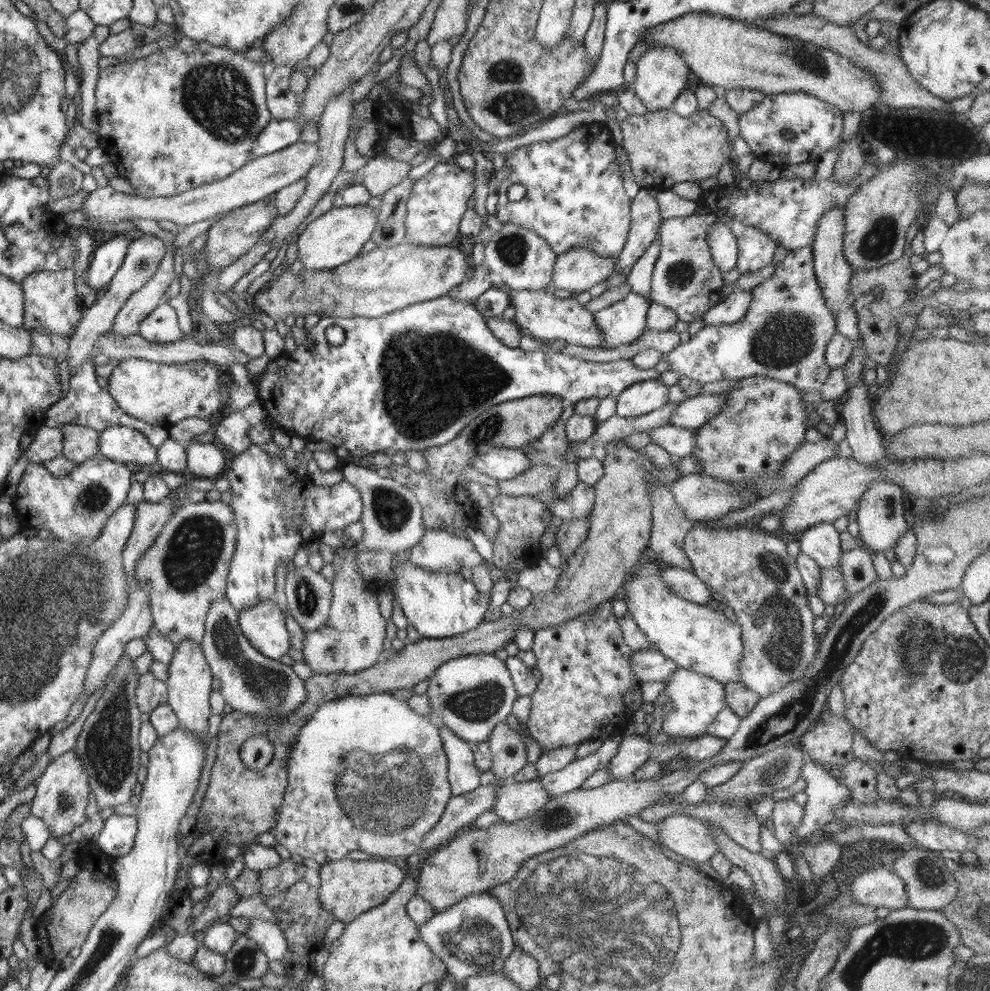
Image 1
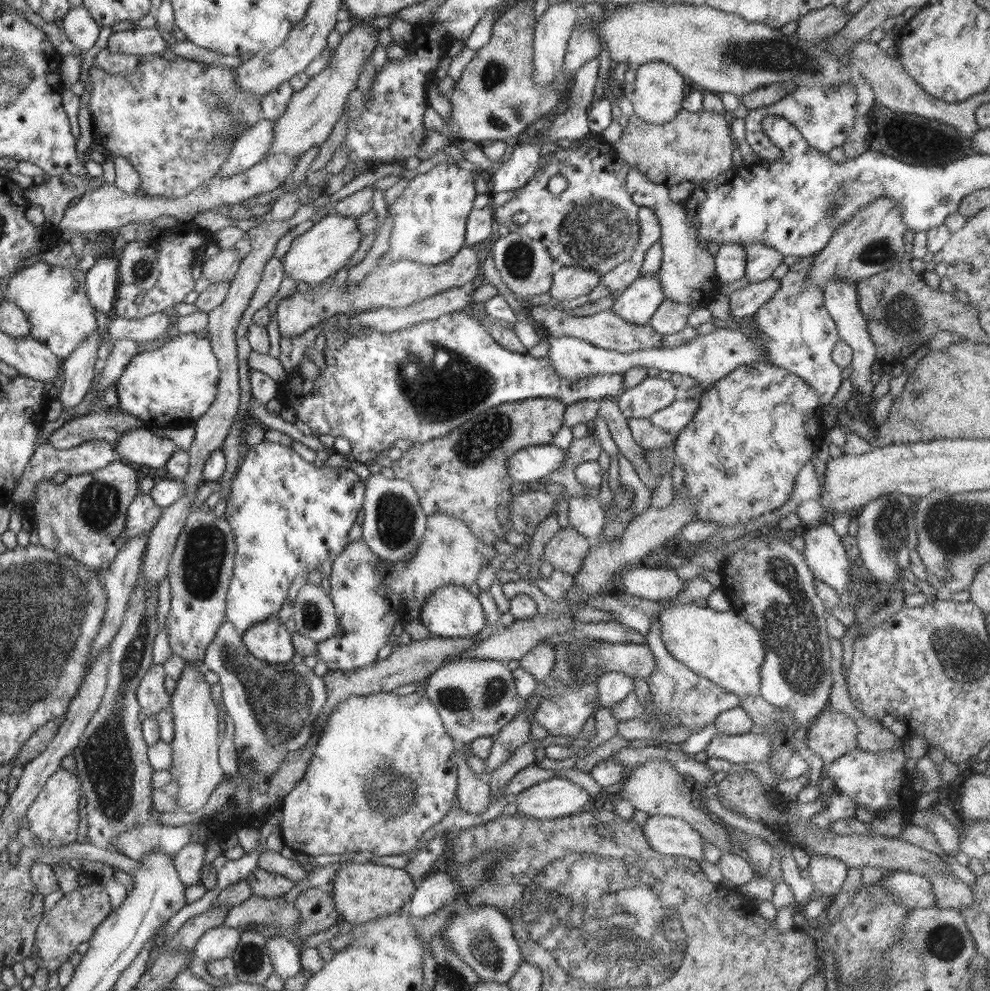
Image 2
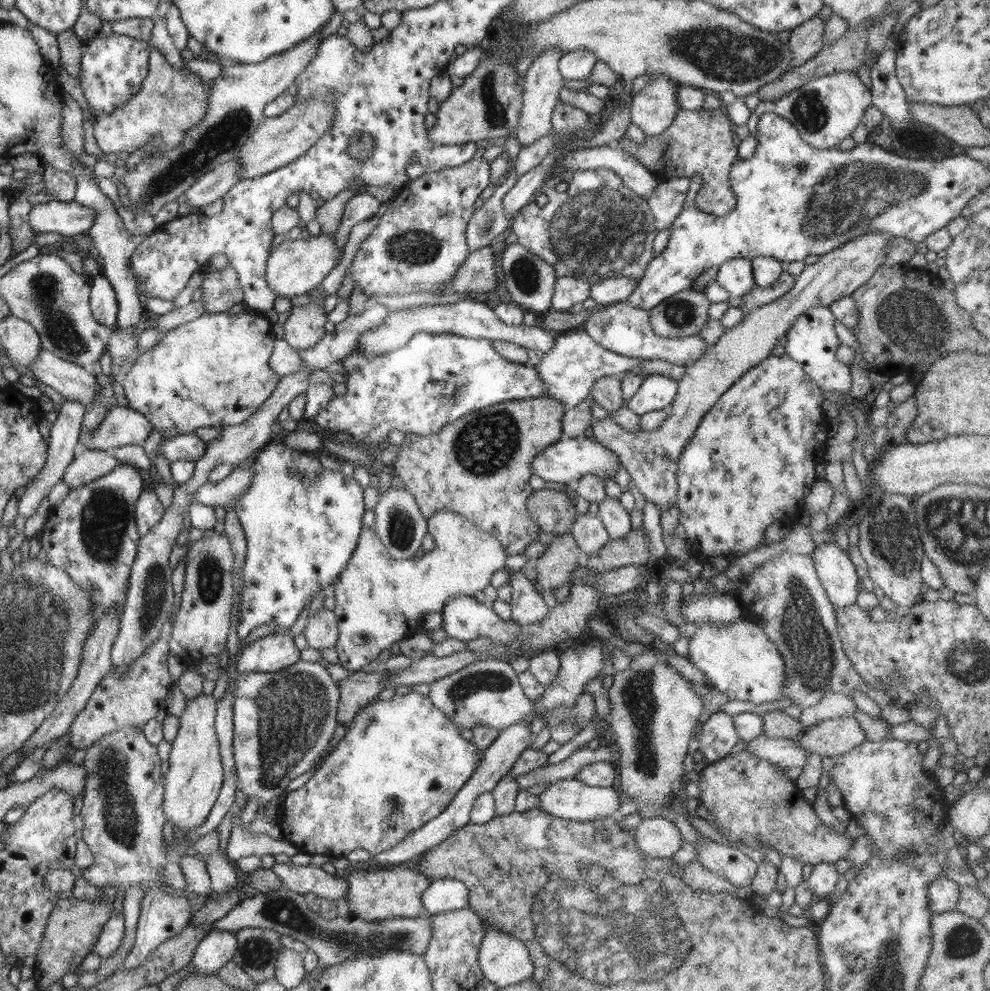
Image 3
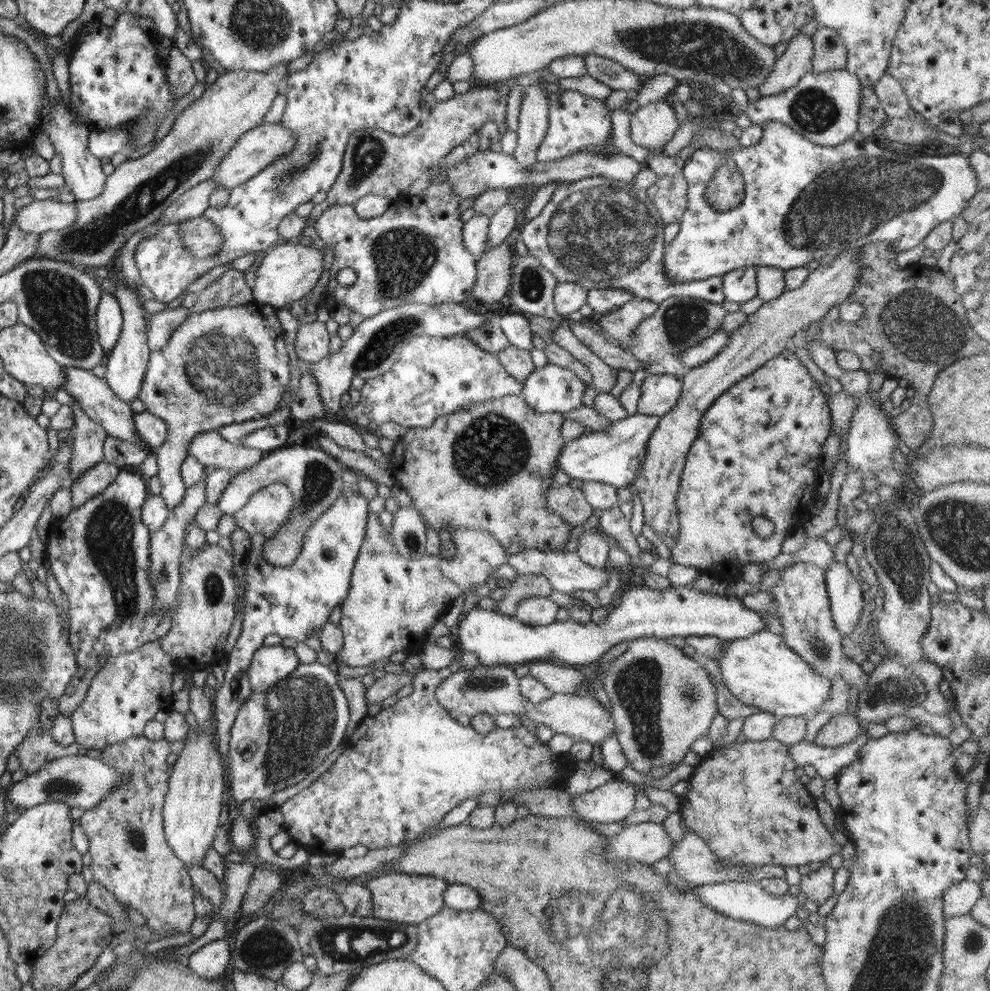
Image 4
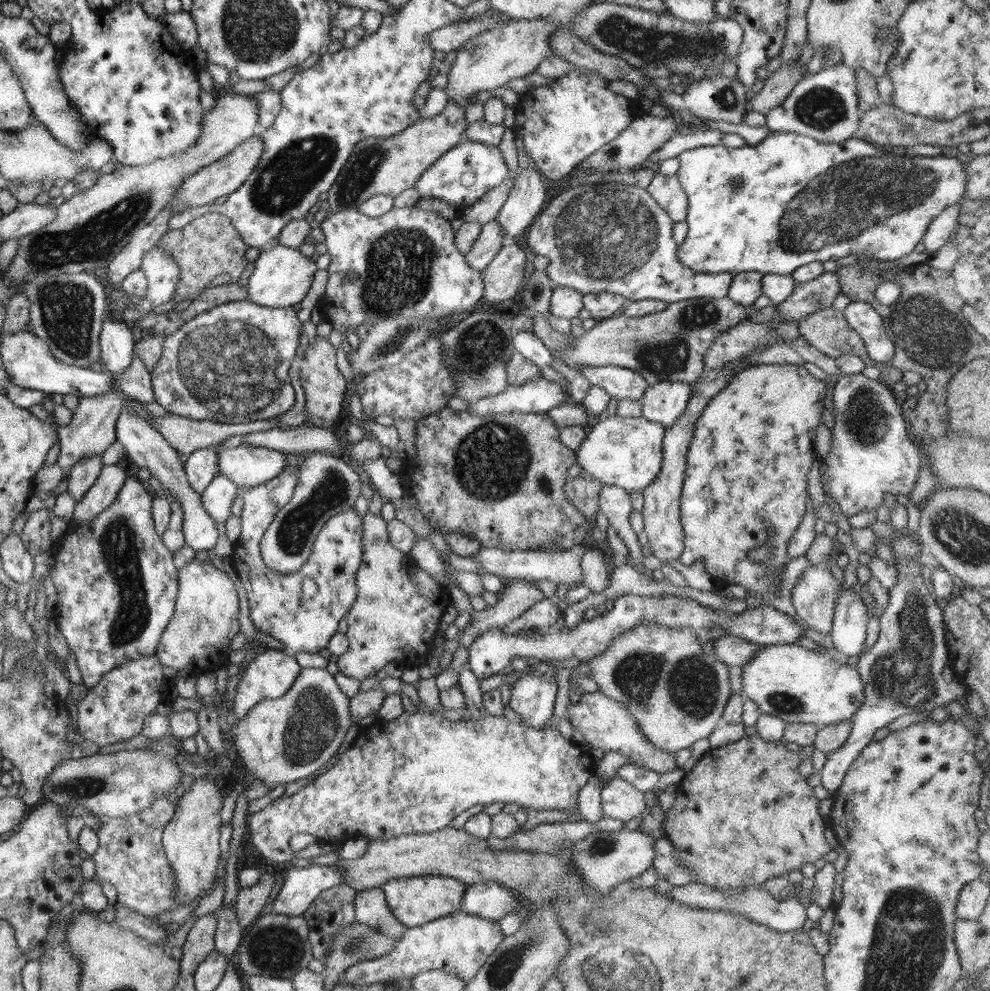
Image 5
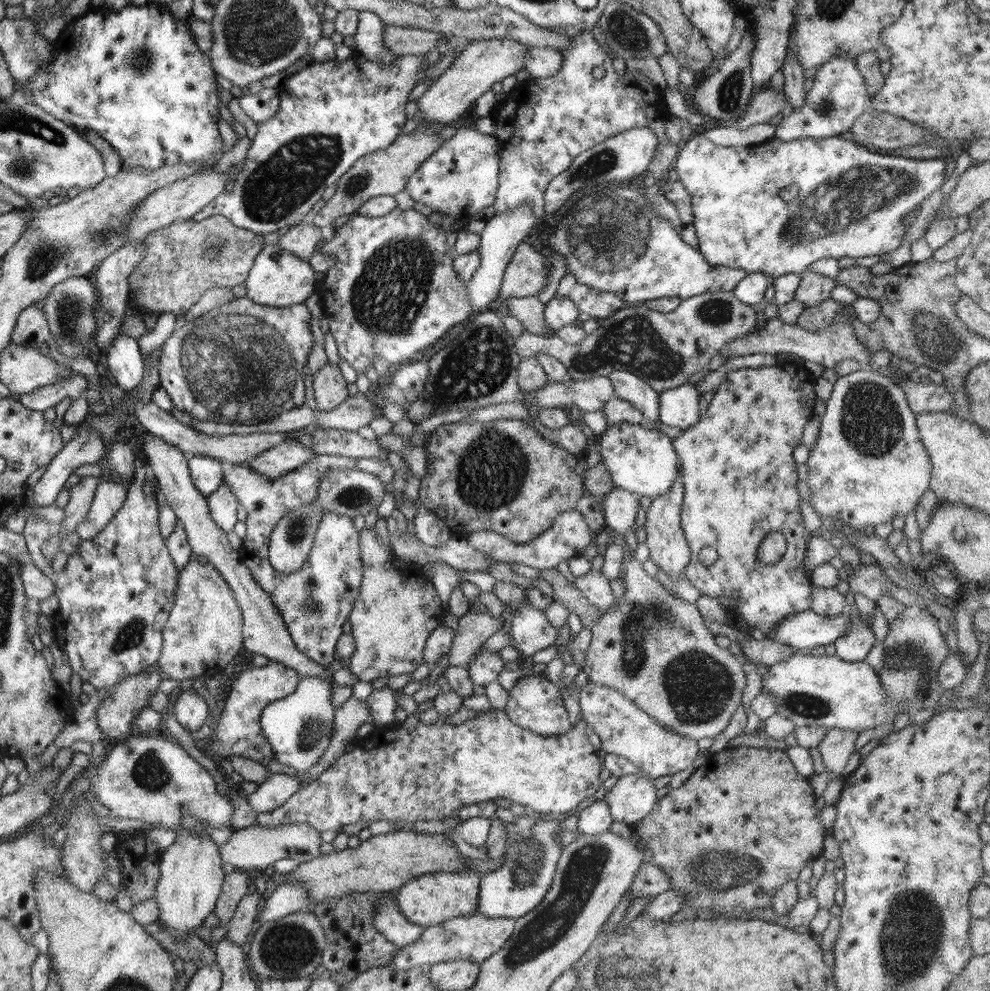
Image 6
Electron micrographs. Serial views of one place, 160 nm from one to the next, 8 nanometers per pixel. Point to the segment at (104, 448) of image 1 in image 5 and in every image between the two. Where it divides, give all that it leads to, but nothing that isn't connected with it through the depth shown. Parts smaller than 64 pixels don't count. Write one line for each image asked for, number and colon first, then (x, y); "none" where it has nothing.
2: (141, 446)
3: (190, 447)
4: (210, 448)
5: (247, 466)

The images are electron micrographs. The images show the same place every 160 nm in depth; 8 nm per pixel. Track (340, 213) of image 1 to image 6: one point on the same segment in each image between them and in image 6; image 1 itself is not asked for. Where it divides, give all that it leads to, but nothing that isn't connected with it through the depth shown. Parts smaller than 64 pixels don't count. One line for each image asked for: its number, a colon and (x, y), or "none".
2: (319, 253)
3: (294, 268)
4: (288, 272)
5: (282, 276)
6: (278, 278)

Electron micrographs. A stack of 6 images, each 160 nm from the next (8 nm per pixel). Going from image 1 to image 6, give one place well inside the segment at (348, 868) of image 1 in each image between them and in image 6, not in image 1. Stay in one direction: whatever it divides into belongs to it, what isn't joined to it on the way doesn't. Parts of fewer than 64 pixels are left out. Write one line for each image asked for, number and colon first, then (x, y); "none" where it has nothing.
2: (362, 890)
3: (382, 893)
4: (405, 898)
5: (416, 900)
6: (430, 899)

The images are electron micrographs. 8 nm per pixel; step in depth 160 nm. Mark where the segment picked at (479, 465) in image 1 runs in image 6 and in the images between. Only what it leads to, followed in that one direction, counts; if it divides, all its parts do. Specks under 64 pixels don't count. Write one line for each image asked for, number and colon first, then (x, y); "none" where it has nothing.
2: (529, 464)
3: (564, 462)
4: (614, 456)
5: (627, 453)
6: (640, 459)

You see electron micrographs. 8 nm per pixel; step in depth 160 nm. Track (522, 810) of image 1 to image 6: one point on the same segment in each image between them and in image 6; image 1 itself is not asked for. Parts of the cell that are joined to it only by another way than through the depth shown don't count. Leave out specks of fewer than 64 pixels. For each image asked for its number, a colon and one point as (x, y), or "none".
2: (554, 798)
3: (570, 799)
4: (612, 802)
5: (619, 799)
6: (633, 797)

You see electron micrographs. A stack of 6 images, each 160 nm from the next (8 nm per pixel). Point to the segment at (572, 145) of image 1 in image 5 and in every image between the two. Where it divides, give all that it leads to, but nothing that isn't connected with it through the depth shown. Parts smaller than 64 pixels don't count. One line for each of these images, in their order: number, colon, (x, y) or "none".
2: (593, 223)
3: (598, 228)
4: (601, 233)
5: (609, 237)

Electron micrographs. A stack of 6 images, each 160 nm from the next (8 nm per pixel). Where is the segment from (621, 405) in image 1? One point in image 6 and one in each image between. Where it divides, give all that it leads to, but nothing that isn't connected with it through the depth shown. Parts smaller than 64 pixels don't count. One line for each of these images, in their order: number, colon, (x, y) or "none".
2: (653, 393)
3: (656, 392)
4: (659, 393)
5: (663, 402)
6: (680, 406)

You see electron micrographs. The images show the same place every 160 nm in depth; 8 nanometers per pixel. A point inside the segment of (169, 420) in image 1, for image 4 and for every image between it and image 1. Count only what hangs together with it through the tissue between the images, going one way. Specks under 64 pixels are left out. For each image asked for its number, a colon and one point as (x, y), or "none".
2: (173, 386)
3: (214, 371)
4: (226, 365)

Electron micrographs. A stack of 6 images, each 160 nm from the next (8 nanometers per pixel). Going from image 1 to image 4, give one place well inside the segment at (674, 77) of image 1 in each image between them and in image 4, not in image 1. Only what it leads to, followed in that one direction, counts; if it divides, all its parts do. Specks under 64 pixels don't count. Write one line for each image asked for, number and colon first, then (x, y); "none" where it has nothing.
2: (656, 95)
3: (653, 110)
4: (652, 126)

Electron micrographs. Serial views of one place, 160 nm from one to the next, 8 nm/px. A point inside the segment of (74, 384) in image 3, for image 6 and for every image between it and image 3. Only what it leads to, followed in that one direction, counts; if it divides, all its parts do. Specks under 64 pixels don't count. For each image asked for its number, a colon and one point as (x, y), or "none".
4: (96, 398)
5: (145, 446)
6: (264, 631)

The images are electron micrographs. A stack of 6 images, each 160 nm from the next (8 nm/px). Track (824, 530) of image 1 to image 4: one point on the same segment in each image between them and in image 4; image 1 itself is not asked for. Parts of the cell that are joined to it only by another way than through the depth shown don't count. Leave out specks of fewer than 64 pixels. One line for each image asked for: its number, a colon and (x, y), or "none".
2: (825, 555)
3: (836, 572)
4: (846, 598)

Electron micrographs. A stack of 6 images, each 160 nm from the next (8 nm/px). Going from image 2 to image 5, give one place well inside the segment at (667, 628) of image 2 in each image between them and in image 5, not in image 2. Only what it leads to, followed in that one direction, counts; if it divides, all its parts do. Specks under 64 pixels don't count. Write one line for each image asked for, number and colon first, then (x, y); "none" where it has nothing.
3: (739, 660)
4: (761, 671)
5: (798, 685)

